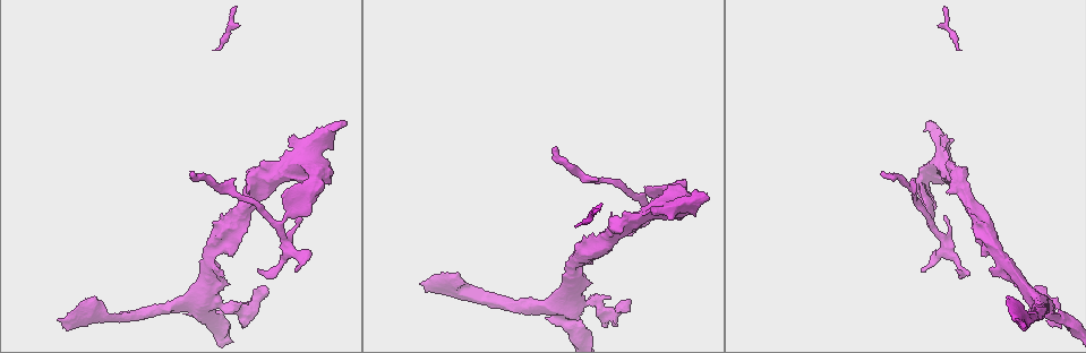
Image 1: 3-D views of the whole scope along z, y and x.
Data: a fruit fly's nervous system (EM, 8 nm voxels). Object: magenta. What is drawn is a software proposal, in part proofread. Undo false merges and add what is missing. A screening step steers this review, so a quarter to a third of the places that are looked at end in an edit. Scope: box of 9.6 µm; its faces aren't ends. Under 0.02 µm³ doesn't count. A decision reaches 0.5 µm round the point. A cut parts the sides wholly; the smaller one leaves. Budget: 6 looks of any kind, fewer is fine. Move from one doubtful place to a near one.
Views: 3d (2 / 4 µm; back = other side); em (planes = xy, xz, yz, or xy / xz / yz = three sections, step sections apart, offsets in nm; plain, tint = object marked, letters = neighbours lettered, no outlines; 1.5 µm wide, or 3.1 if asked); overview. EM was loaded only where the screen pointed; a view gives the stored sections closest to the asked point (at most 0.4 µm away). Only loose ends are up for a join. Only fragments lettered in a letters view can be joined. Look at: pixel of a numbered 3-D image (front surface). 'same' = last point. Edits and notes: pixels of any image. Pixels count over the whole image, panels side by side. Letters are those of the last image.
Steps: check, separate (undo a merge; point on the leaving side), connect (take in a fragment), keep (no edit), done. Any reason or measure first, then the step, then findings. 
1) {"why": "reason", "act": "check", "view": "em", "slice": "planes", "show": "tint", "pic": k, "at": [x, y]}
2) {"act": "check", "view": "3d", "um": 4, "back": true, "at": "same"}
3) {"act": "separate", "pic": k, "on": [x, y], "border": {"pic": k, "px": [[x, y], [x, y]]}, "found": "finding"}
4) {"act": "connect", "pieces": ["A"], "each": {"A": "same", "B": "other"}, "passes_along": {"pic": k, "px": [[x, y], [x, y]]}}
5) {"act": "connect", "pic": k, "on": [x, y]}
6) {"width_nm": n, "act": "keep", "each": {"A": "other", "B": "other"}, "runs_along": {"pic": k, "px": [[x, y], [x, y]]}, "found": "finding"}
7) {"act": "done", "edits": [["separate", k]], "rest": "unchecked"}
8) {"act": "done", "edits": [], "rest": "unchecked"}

{"why": "an open end", "act": "check", "view": "em", "slice": "planes", "show": "tint", "pic": 1, "at": [267, 287]}

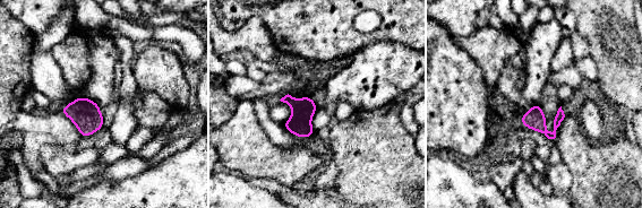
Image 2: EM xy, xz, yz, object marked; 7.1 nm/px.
{"why": "what lies round it", "act": "check", "view": "em", "slice": "planes", "show": "letters", "at": "same"}

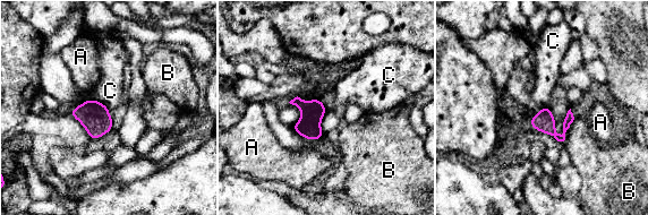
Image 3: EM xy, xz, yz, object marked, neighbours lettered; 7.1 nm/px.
{"act": "keep", "each": {"A": "other", "B": "other", "C": "other"}, "found": "none of them fits"}

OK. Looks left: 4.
{"why": "free end", "act": "check", "view": "3d", "um": 4, "pic": 1, "at": [297, 272]}

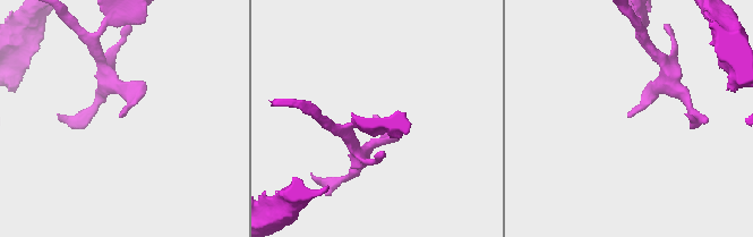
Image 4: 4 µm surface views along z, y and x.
{"why": "need the tissue", "act": "check", "view": "em", "slice": "planes", "show": "plain", "pic": 4, "at": [630, 113]}

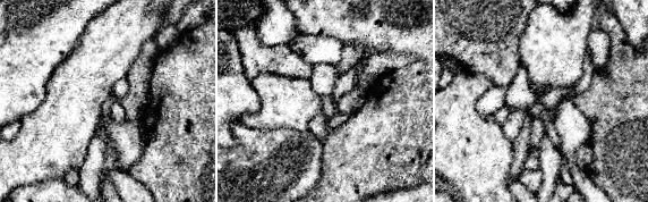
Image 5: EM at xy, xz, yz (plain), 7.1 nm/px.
{"why": "what lies round it", "act": "check", "view": "em", "slice": "planes", "show": "letters", "at": "same"}

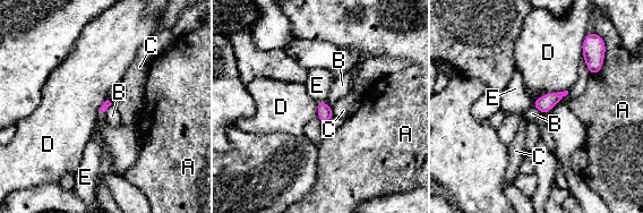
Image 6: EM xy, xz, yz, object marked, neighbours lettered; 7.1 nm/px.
{"act": "keep", "each": {"A": "other", "B": "other", "C": "other", "D": "other", "E": "other"}, "border": {"pic": 6, "px": [[567, 90], [545, 93], [536, 100]]}, "found": "none of them fits"}

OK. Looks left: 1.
{"act": "done", "edits": [], "rest": "unchecked"}

